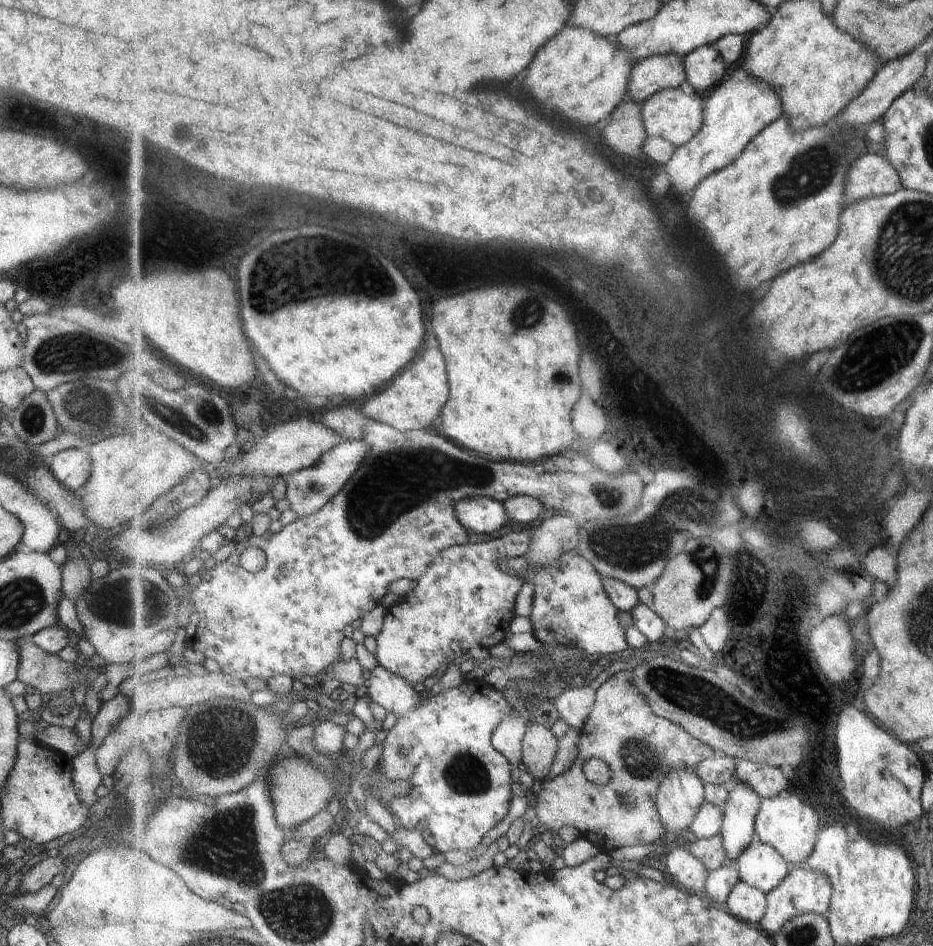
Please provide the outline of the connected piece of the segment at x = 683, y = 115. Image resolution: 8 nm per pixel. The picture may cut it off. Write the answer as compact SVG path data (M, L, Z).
M686 87L665 89L643 102L642 115L649 137L663 137L680 148L689 144L704 127L705 100Z

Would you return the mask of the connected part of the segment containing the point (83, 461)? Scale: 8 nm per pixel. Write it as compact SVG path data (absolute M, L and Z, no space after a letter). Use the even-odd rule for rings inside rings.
M81 448L59 451L47 465L53 478L70 491L79 488L91 472L91 460Z

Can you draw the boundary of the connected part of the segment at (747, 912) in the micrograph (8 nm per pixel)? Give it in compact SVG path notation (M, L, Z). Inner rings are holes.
M739 881L730 892L725 907L742 921L757 924L767 914L768 894L745 881Z

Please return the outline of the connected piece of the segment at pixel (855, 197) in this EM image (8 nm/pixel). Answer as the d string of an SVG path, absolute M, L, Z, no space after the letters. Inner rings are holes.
M875 153L857 157L846 172L845 206L870 198L889 196L904 188L896 168Z

